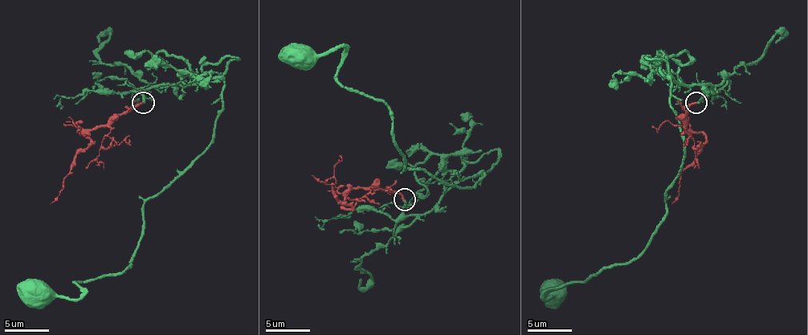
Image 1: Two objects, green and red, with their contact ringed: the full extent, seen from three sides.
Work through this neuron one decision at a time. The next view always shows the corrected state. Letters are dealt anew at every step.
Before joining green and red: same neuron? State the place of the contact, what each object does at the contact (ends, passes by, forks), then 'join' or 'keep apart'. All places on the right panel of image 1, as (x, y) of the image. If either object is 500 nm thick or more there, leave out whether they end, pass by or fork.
(695, 102) | green passes by | red ends | join

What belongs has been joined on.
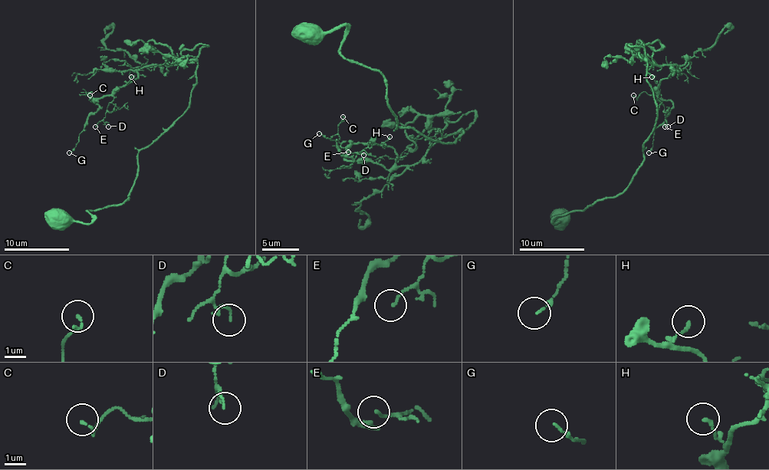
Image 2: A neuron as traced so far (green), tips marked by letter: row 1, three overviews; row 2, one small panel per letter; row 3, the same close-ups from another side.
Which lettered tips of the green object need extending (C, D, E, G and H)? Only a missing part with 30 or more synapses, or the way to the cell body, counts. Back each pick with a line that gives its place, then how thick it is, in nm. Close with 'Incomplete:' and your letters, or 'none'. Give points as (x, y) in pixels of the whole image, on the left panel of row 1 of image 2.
Incomplete: none

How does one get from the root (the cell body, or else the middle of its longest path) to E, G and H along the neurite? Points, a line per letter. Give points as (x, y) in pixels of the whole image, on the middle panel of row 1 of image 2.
E: (310, 33), (346, 27), (341, 54), (383, 77), (396, 127), (463, 131), (413, 165), (348, 152)
G: (310, 33), (346, 27), (341, 54), (383, 77), (396, 127), (463, 131), (402, 166), (319, 133)
H: (310, 33), (346, 27), (341, 54), (383, 77), (396, 127), (442, 142), (463, 131), (402, 166), (389, 136)

